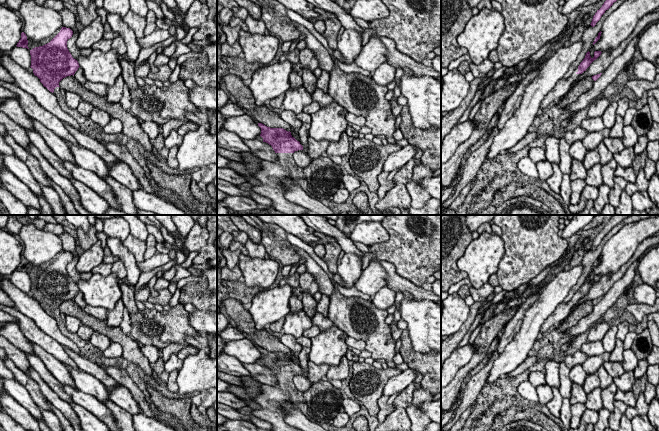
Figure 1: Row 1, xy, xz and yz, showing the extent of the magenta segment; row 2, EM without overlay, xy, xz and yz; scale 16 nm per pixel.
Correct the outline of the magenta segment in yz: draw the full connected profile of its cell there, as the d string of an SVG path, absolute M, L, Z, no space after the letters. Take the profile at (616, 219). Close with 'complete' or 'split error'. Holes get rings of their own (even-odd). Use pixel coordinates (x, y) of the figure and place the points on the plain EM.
M614 215L608 221L608 223L604 226L602 231L599 234L597 234L597 236L593 240L593 243L592 243L592 246L590 249L592 251L594 251L596 249L596 247L600 244L601 240L605 237L605 235L608 234L613 229L614 226L616 226L617 224L622 222L624 219L626 219L630 216L632 216L632 215Z; complete

